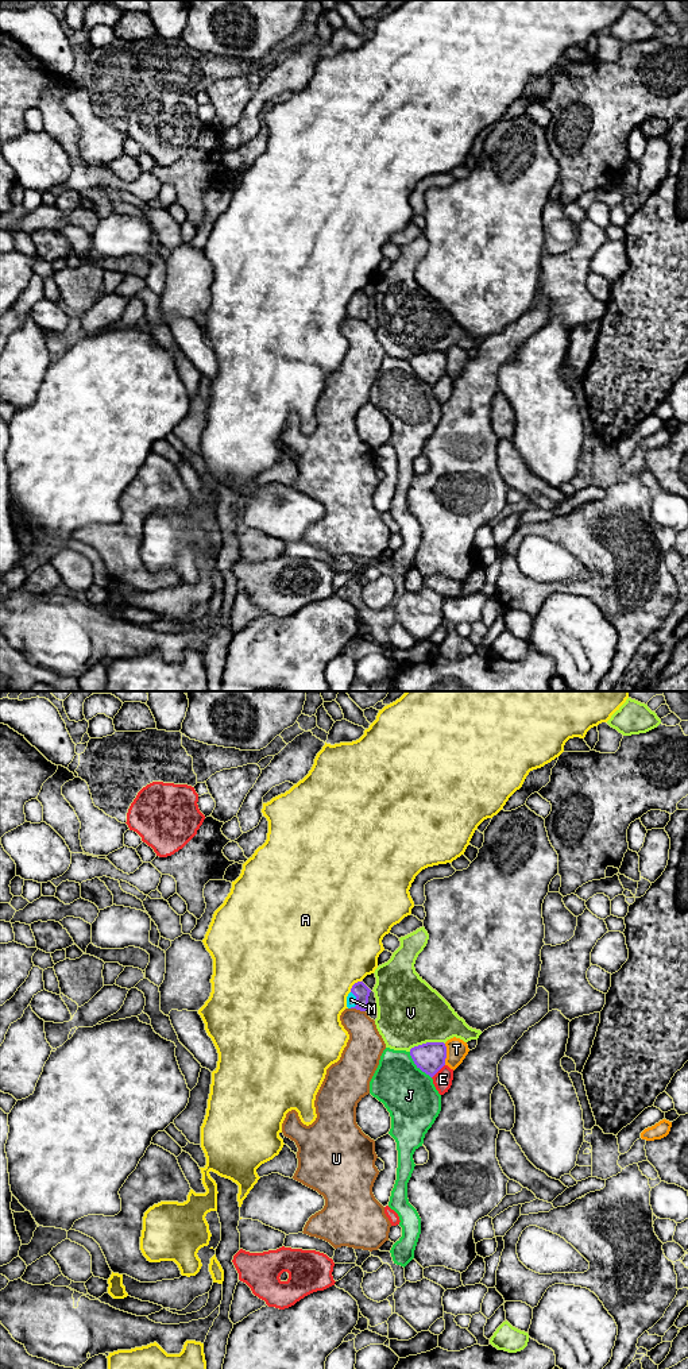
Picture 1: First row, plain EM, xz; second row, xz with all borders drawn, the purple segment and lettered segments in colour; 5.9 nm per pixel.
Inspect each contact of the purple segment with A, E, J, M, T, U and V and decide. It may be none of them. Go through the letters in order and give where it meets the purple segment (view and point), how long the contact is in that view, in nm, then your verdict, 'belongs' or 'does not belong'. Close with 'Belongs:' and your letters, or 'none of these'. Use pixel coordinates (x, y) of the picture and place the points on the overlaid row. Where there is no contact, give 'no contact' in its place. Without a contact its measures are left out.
A: meets purple in xz at (354, 984); contact 100 nm long; does not belong
E: meets purple in xz at (439, 1069); contact 120 nm long; does not belong
J: meets purple in xz at (417, 1065); contact 200 nm long; does not belong
M: meets purple in xz at (356, 999); contact 110 nm long; belongs
T: meets purple in xz at (445, 1055); contact 130 nm long; does not belong
U: meets purple in xz at (358, 1009); contact 90 nm long; does not belong
V: meets purple in xz at (426, 1042); contact 220 nm long; does not belong
Belongs: M

